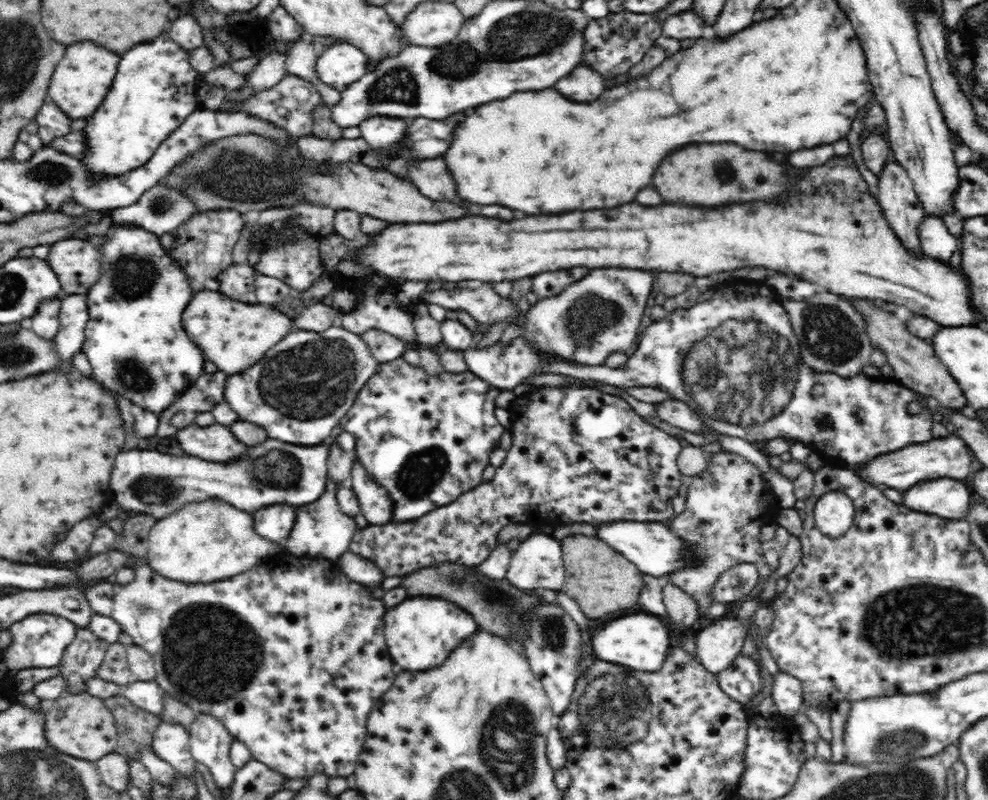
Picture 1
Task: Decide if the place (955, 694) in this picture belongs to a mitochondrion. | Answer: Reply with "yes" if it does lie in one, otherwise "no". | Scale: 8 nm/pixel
no

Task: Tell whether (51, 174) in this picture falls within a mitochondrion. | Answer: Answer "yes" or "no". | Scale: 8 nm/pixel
yes

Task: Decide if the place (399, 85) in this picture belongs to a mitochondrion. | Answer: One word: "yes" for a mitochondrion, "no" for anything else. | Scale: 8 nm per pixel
yes

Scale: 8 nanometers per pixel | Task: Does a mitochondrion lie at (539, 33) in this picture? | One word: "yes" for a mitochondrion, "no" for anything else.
yes

